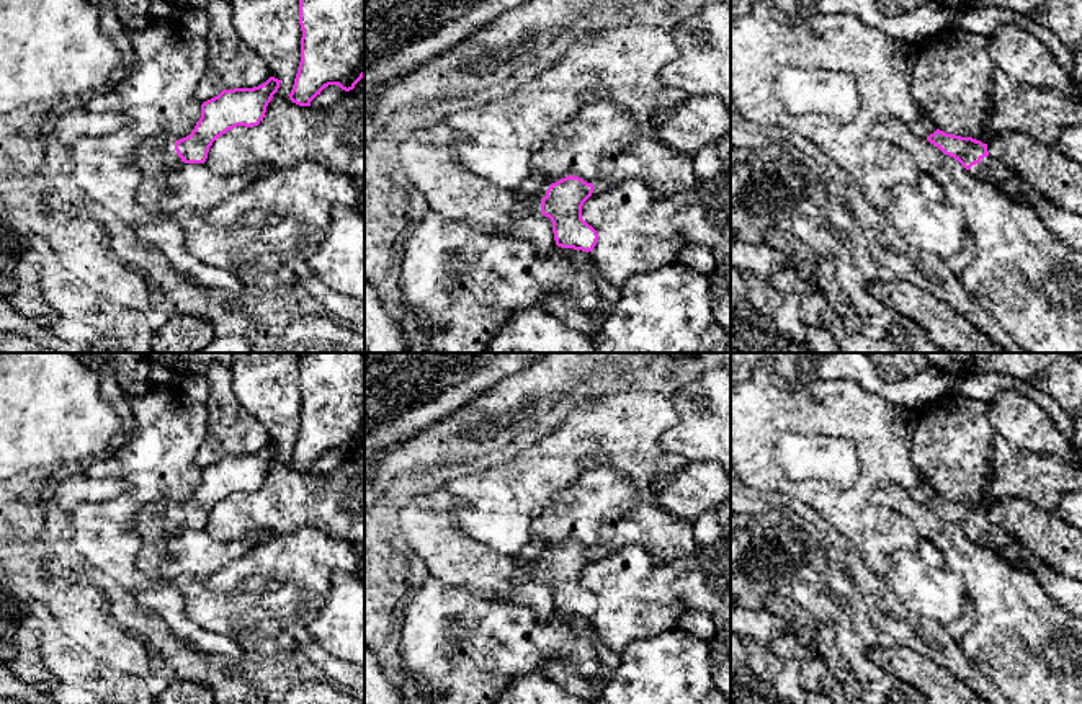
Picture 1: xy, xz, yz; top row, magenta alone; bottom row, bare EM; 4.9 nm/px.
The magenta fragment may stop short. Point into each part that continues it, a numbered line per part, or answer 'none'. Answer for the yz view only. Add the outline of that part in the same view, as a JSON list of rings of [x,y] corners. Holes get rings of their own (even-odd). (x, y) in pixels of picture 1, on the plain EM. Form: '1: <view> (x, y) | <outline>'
1: yz (1066, 592) | [[[990,521],[981,524],[979,529],[972,531],[969,534],[969,539],[976,546],[989,549],[995,555],[1004,557],[1018,570],[1023,570],[1026,567],[1030,573],[1035,575],[1040,588],[1056,604],[1059,604],[1067,613],[1082,617],[1082,583],[1080,581],[1054,572],[1046,564],[1030,564],[1030,562],[1020,562],[1018,559],[1012,560],[1010,557],[1007,557],[1004,550],[1015,542],[1015,537],[1012,537],[1007,531],[1004,531],[1000,526]]]

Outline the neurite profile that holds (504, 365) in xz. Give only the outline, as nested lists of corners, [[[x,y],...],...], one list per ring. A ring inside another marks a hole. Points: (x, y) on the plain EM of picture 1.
[[[500,353],[476,374],[448,387],[427,405],[422,405],[391,423],[376,426],[371,433],[364,434],[364,457],[379,456],[381,452],[414,438],[433,421],[467,405],[484,390],[494,387],[499,381],[526,368],[544,354],[546,353]]]

